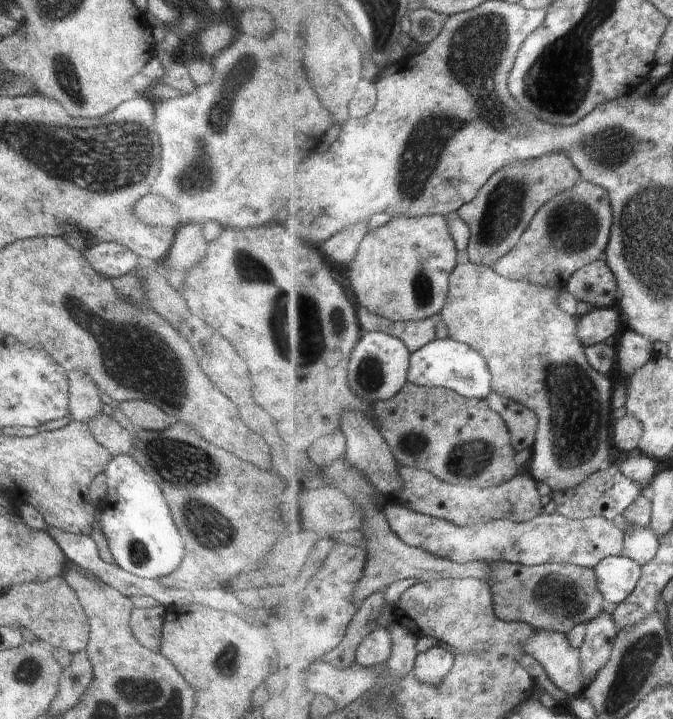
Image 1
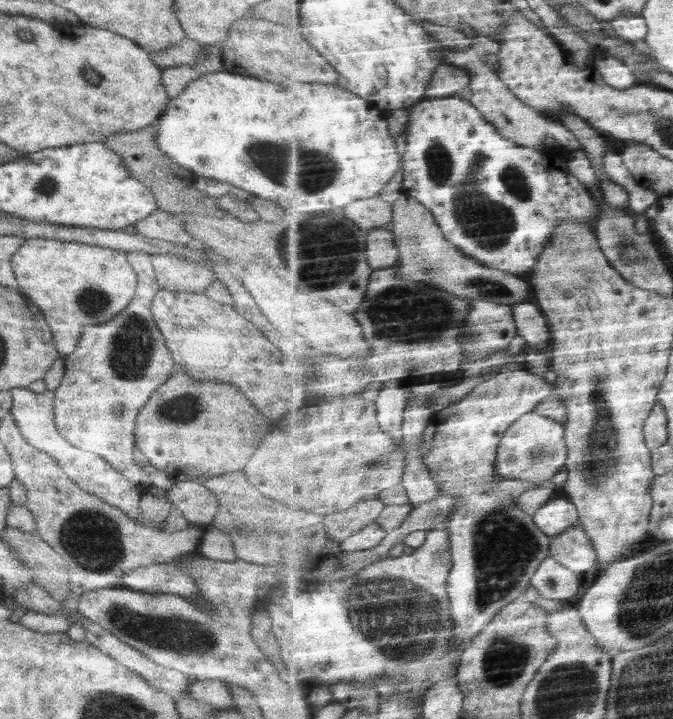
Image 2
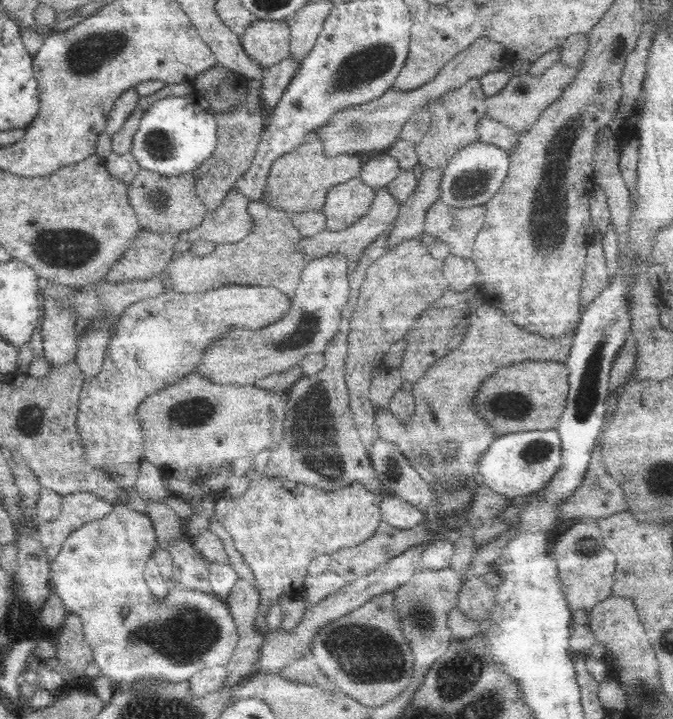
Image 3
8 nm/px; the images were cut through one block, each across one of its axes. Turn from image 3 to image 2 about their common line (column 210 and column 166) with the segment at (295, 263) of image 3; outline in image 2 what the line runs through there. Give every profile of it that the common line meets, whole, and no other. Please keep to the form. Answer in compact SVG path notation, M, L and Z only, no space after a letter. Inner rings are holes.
M151 254L150 258L160 289L203 293L215 279L208 267L180 255Z

